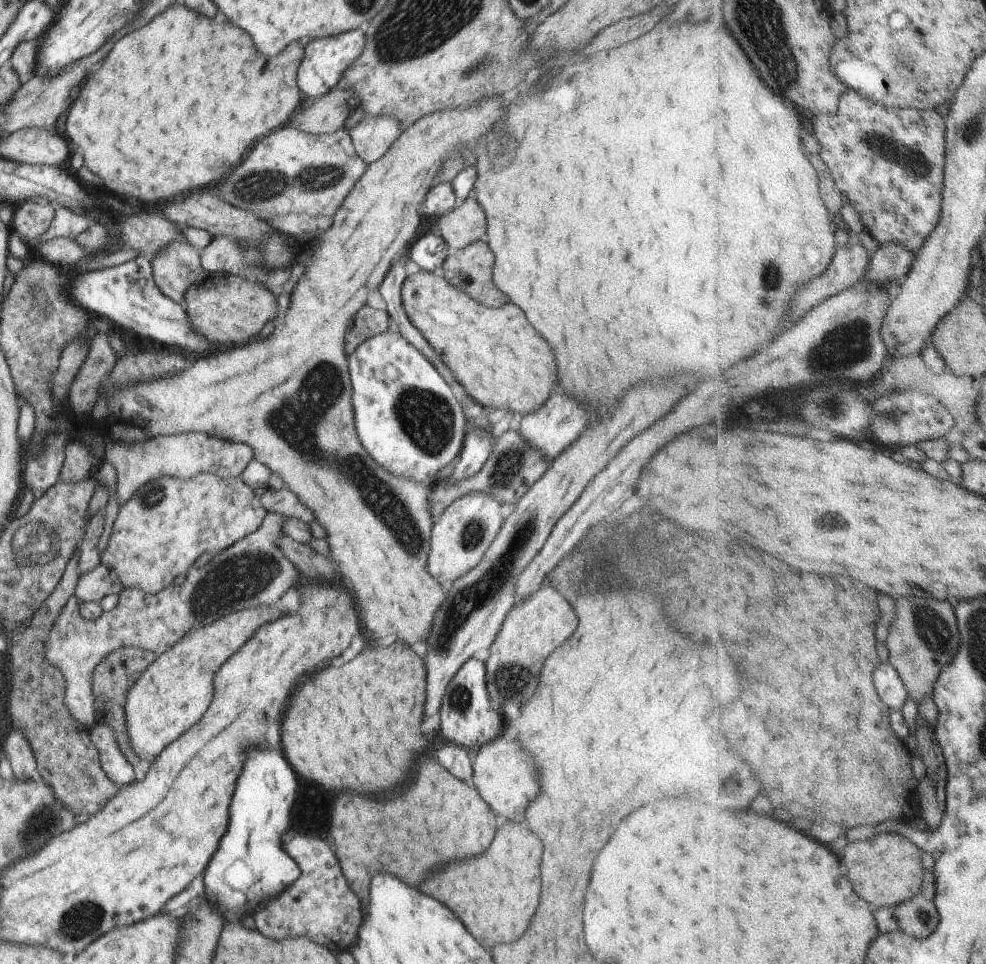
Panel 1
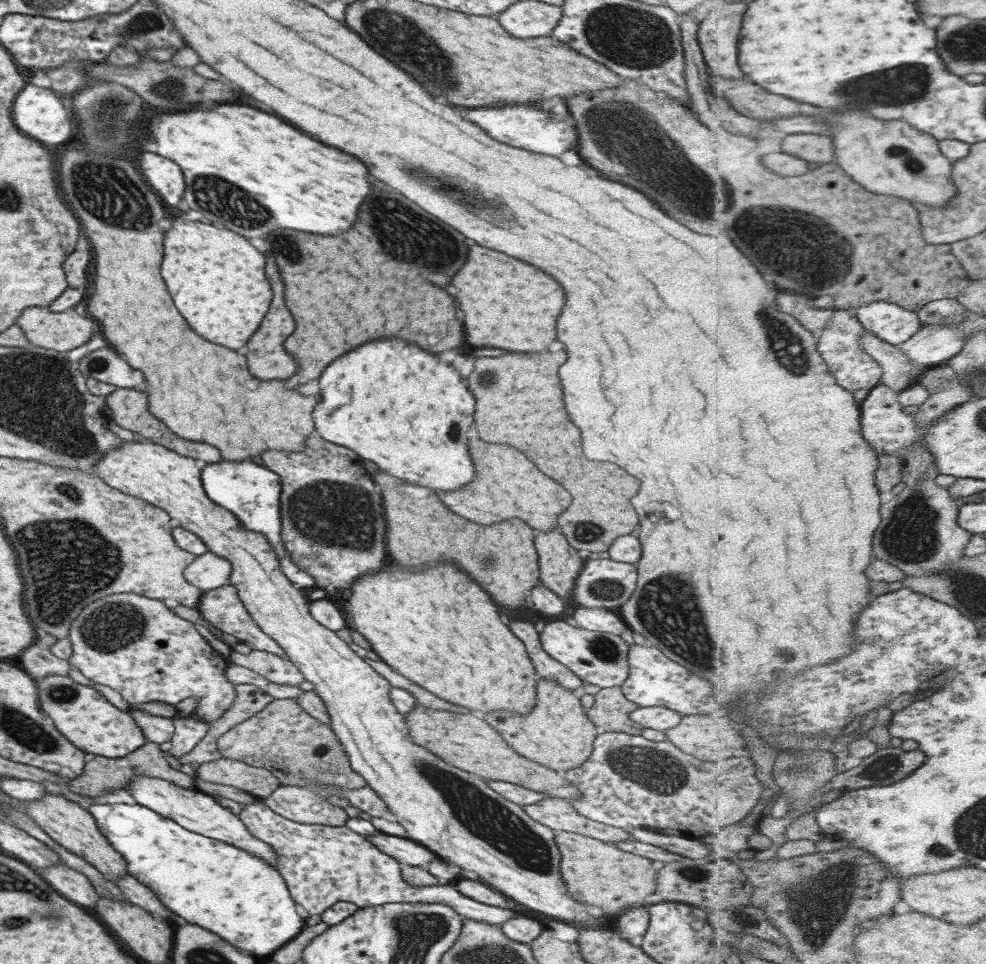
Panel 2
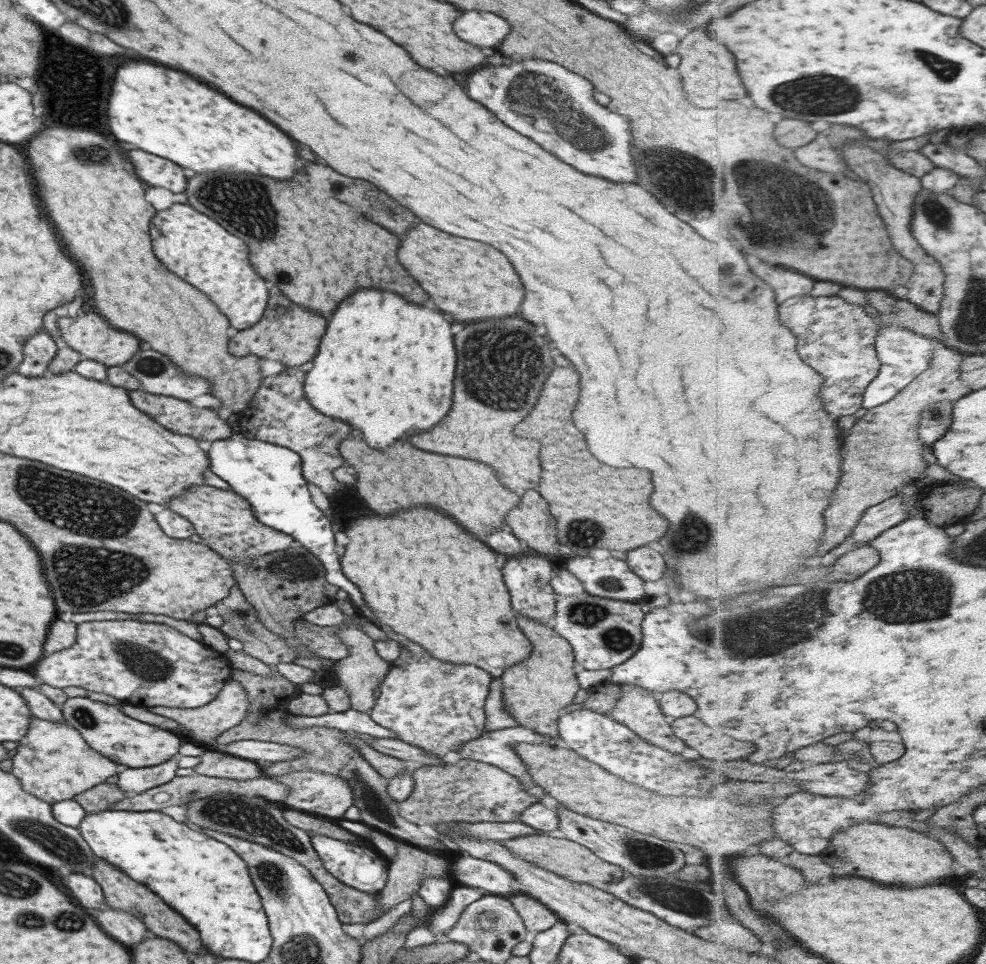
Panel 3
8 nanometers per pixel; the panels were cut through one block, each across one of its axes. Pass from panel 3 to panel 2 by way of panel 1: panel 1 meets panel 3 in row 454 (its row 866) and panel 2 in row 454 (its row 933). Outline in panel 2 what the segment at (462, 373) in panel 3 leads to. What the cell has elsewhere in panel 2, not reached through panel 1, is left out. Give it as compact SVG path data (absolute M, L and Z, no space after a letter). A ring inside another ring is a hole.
M471 438L467 448L475 476L469 484L465 484L465 488L435 491L443 505L477 524L490 525L503 519L517 518L526 522L536 533L553 528L557 514L569 504L569 494L557 482L543 476L525 456L521 456L521 452L507 444L487 444L483 440Z

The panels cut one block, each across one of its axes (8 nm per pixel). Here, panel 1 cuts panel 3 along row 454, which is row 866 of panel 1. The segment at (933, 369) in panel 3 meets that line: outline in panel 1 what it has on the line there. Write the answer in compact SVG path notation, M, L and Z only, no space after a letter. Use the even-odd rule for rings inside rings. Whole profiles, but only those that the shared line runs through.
M879 833L866 842L853 841L844 850L843 860L849 871L850 879L856 884L856 891L876 910L880 908L897 908L897 905L912 899L925 888L925 860L921 860L922 850L903 835Z

